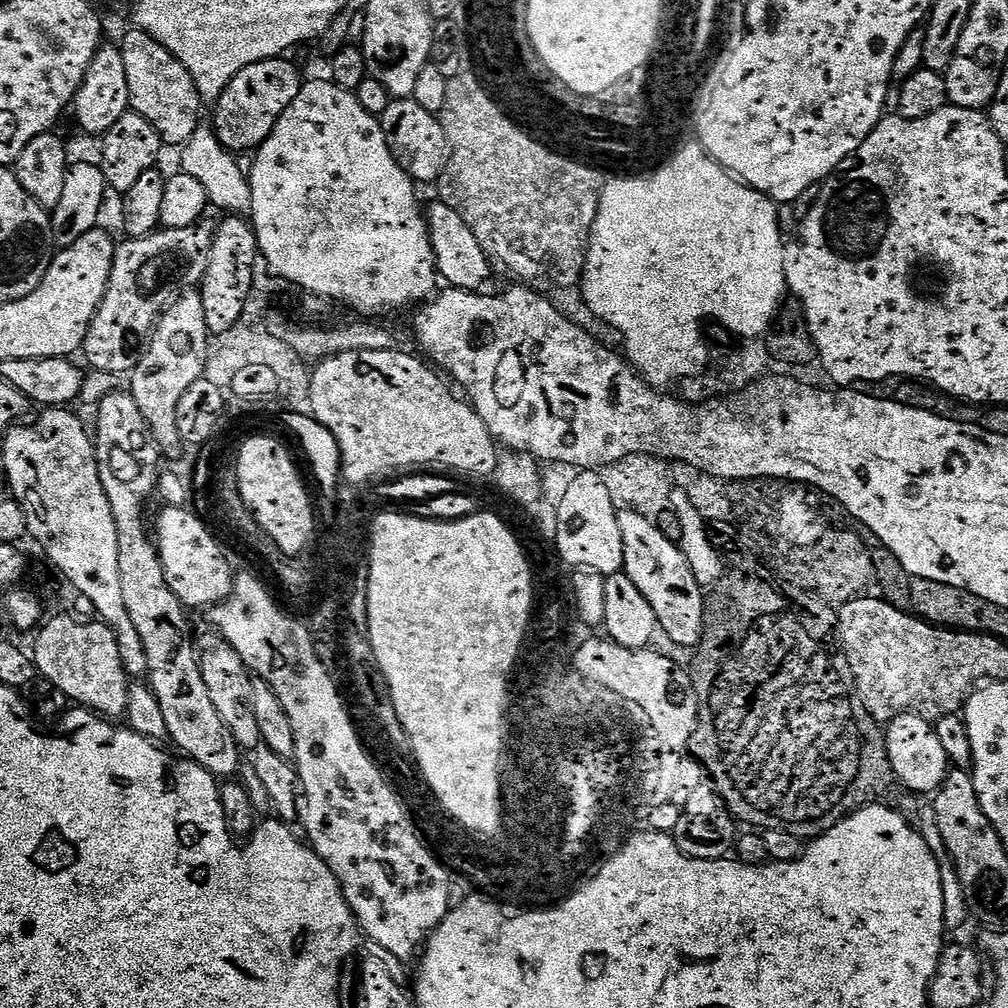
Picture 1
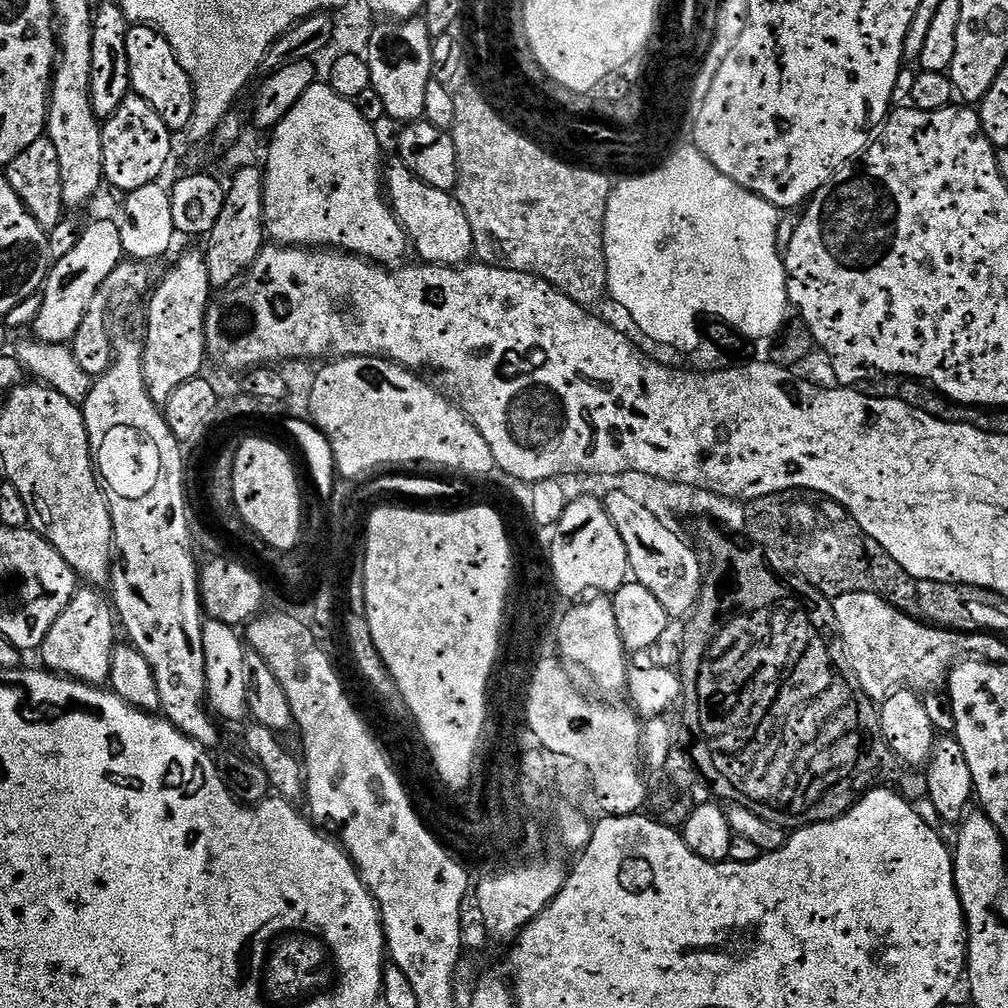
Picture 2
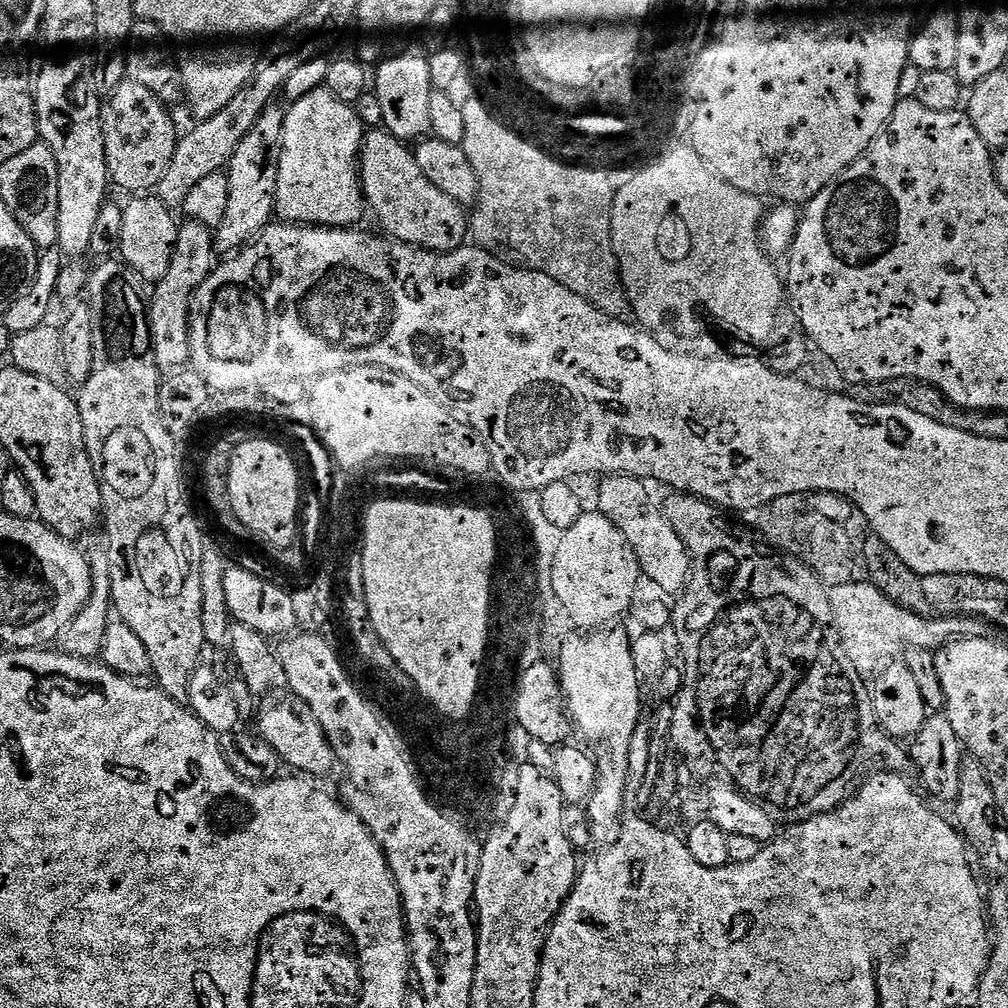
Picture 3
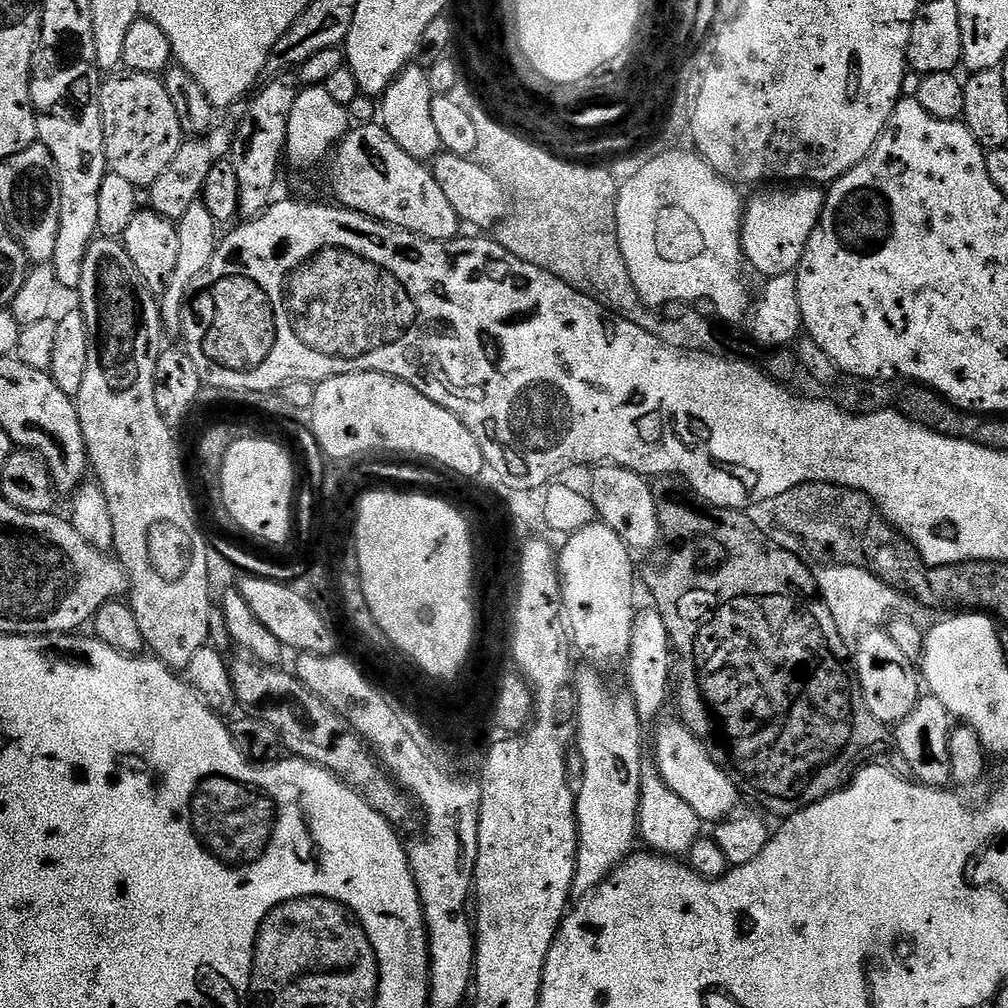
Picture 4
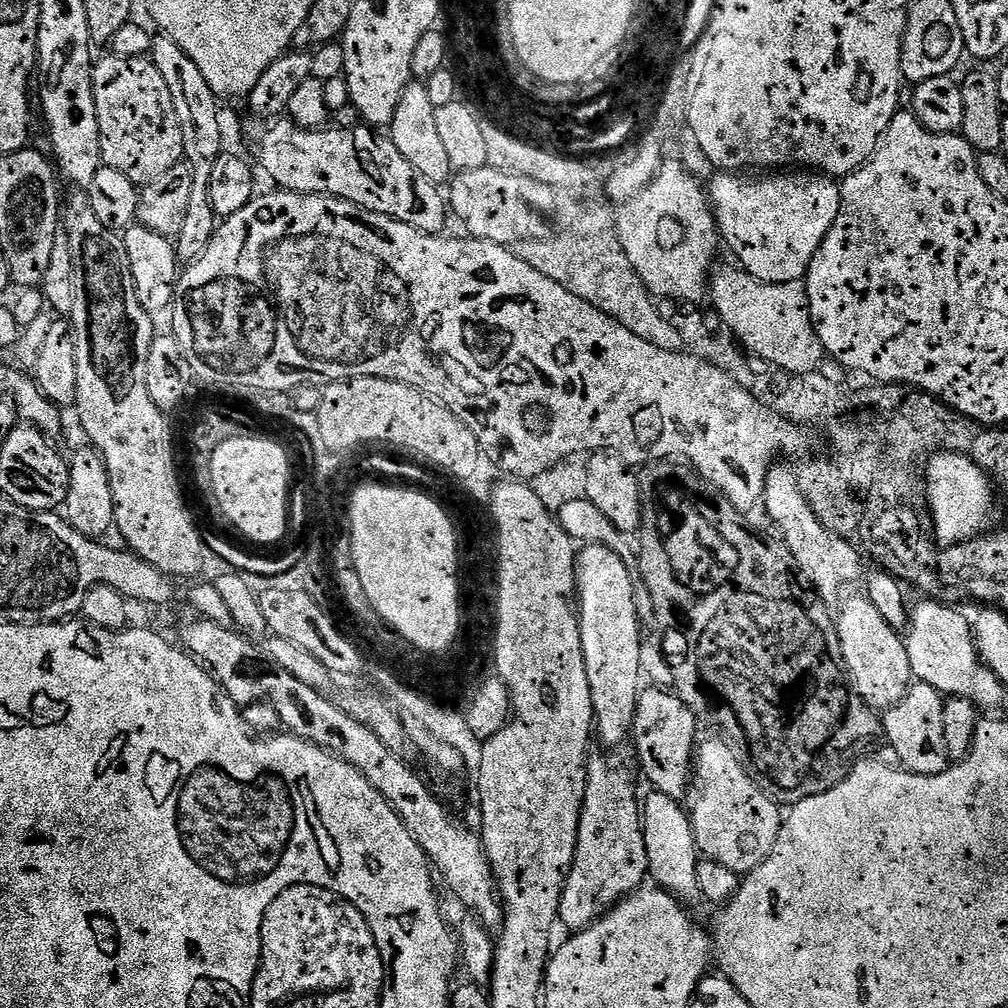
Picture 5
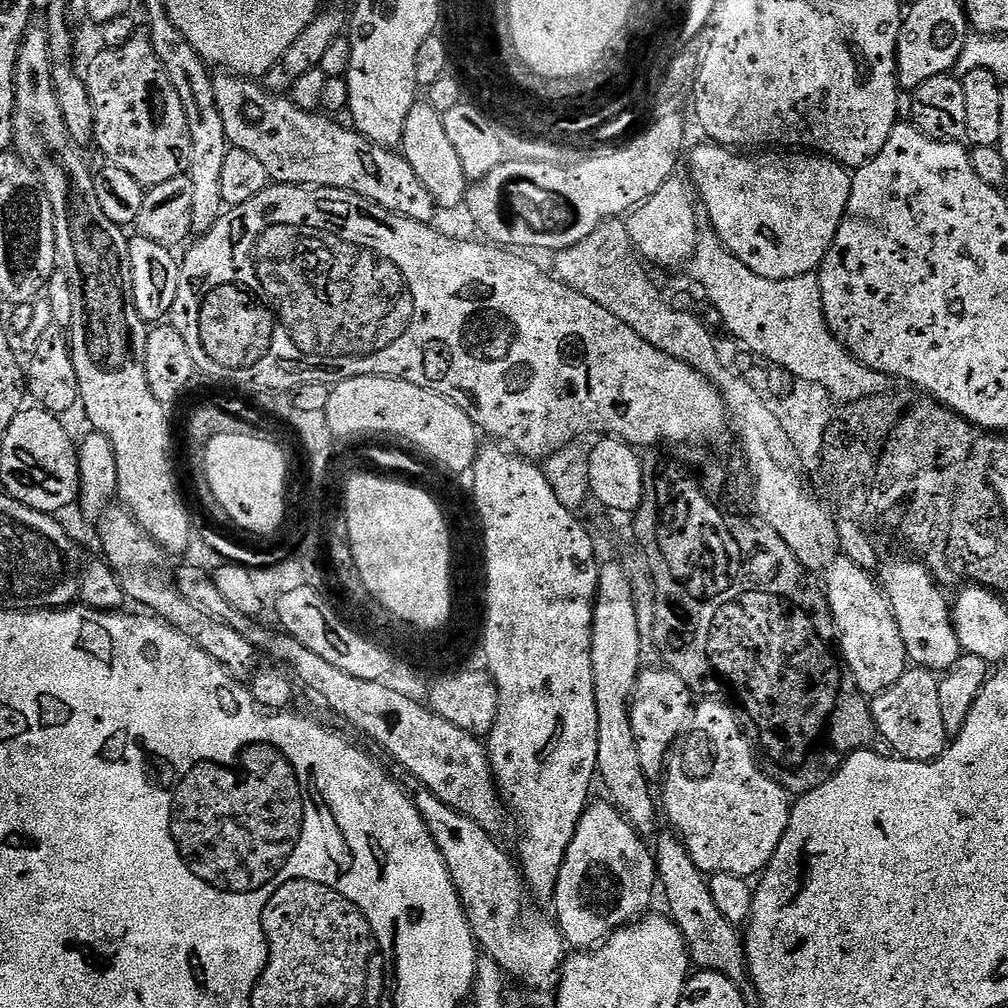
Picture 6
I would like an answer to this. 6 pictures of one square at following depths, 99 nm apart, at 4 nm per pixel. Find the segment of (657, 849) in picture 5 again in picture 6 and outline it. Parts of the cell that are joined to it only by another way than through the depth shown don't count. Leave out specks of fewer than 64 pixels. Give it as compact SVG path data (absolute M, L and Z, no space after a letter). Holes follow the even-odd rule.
M673 835L664 837L654 852L657 877L661 891L666 896L669 917L679 926L688 944L689 959L703 971L720 972L732 981L742 984L747 981L747 956L737 927L720 914L710 897L707 879L700 868L689 858L683 841Z

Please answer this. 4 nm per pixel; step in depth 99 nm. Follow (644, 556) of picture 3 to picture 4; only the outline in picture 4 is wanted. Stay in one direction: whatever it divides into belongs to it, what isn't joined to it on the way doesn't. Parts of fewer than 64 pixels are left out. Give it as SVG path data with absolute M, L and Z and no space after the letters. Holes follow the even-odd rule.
M603 463L591 469L586 495L596 508L596 515L618 538L622 538L629 549L644 552L658 544L656 506L652 497L652 484L634 470L617 464Z

